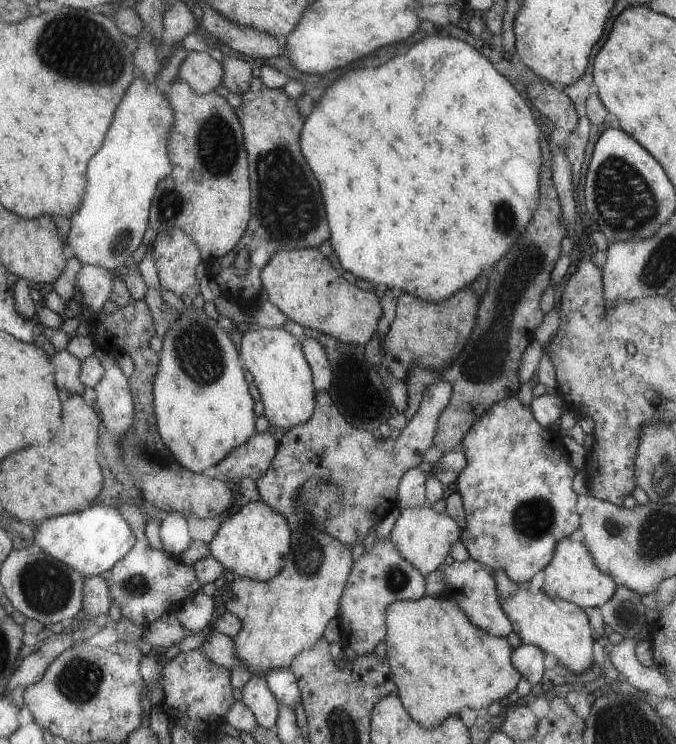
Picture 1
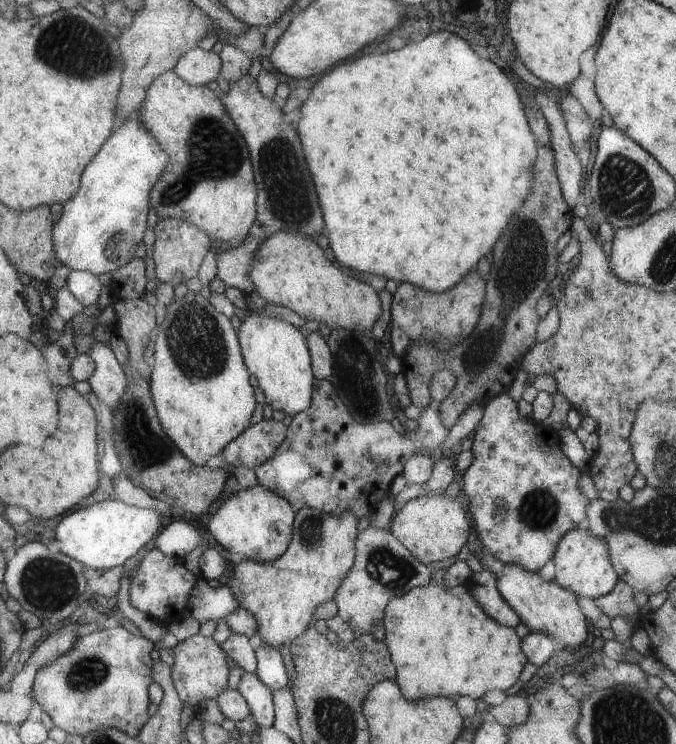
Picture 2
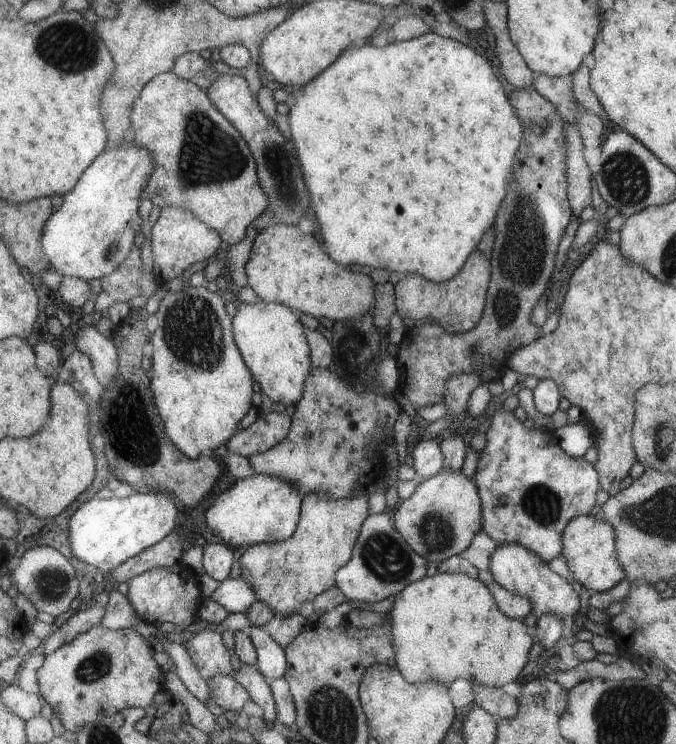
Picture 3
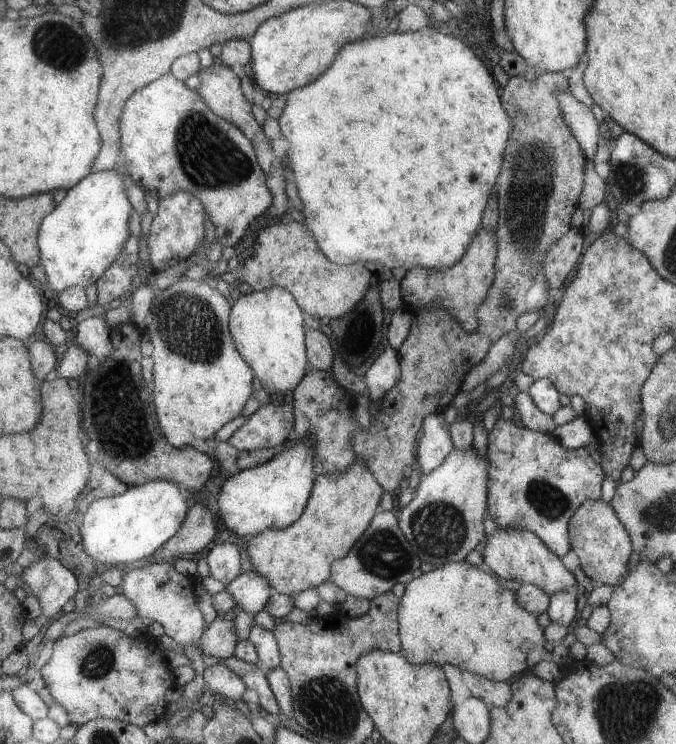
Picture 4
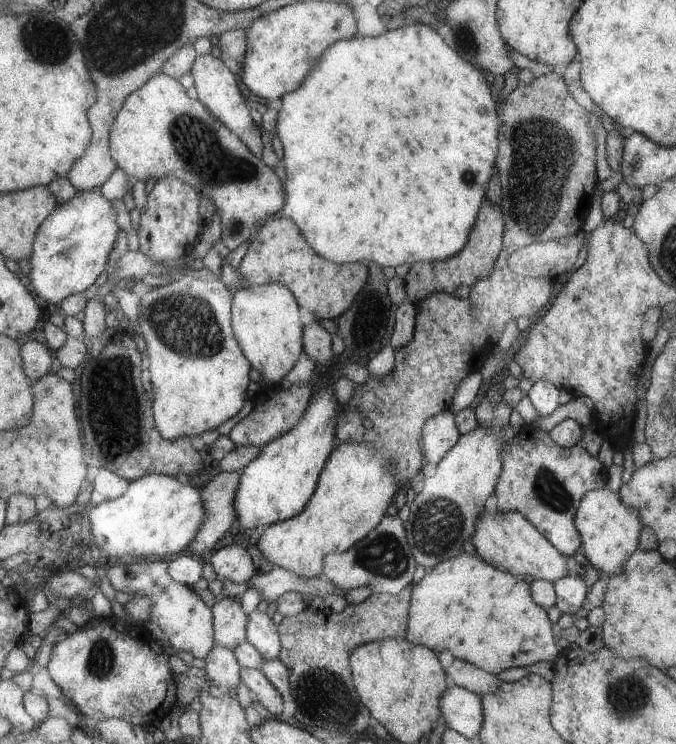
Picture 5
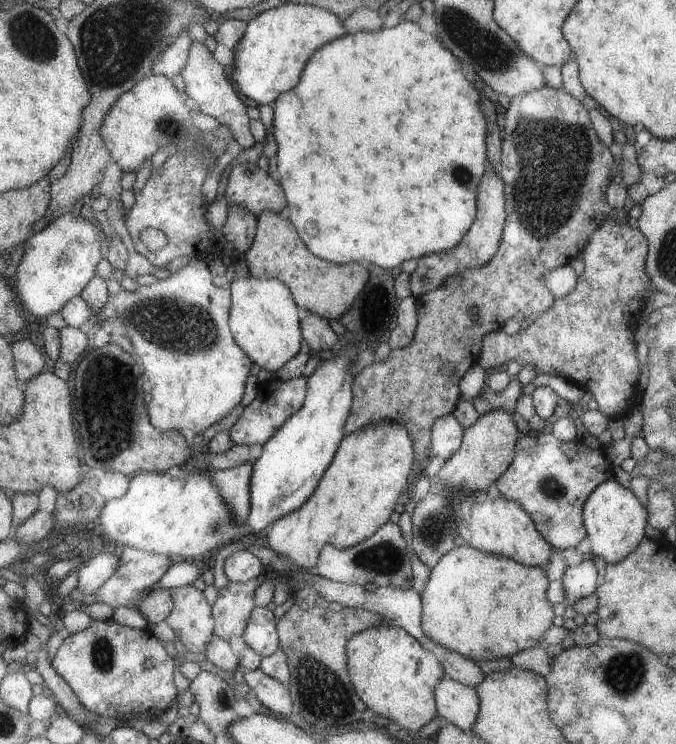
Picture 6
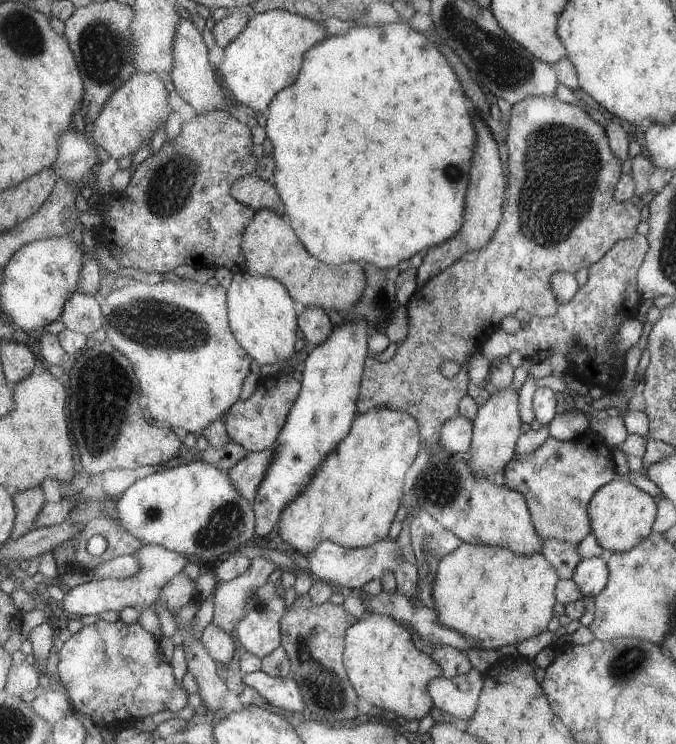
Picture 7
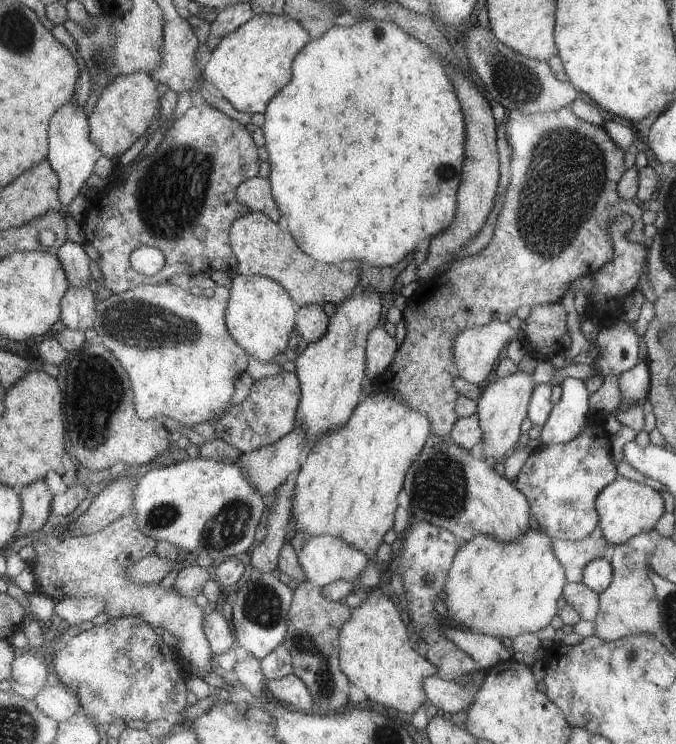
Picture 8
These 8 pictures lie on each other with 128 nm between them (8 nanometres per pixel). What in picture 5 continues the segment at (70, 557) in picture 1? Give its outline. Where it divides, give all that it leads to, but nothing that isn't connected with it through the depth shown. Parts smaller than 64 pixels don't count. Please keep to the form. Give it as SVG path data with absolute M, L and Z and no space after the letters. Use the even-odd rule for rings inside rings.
M157 473L145 474L137 480L130 481L127 490L121 496L103 500L103 502L93 504L88 508L86 517L90 524L91 548L94 552L101 550L105 556L118 558L127 554L132 556L151 556L154 554L160 558L169 559L172 556L182 554L182 551L189 546L189 542L195 538L195 534L201 528L203 505L199 492L200 490L196 490L188 483L179 483L174 476Z

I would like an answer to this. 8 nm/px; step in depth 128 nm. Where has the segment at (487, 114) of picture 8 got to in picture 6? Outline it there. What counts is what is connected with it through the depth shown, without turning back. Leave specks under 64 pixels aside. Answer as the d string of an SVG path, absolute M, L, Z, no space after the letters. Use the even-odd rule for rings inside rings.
M487 164L477 187L477 200L474 202L477 209L470 229L466 231L466 234L463 234L462 241L451 249L430 253L419 258L417 268L409 275L411 296L416 298L421 294L434 290L447 277L460 273L463 269L486 265L498 253L498 246L501 244L502 239L503 220L506 220L506 212L503 212L503 190L501 176L497 176L493 172L493 168Z

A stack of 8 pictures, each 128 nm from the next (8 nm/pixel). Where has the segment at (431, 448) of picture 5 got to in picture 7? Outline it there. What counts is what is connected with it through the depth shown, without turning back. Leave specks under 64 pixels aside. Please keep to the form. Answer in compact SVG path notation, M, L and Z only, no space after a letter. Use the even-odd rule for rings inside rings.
M461 415L449 418L443 422L439 430L439 441L436 447L443 447L449 454L465 452L469 449L471 441L472 420L465 420Z

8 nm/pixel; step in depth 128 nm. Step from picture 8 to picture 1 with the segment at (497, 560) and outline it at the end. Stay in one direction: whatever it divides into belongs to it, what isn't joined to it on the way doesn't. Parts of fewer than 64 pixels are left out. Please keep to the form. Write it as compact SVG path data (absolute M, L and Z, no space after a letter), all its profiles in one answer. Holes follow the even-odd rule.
M423 595L419 600L394 602L386 609L386 658L391 666L396 693L407 714L420 726L437 726L445 716L455 714L461 706L485 711L491 702L507 697L517 686L521 673L512 663L514 648L505 638L487 634L473 626L466 614L459 610L453 598Z

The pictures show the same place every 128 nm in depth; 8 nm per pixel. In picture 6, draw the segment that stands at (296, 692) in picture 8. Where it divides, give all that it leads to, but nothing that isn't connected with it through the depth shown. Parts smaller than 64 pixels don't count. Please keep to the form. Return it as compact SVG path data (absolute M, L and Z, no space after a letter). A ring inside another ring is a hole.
M260 669L244 672L244 680L259 703L276 716L287 716L291 712L293 696L289 686L266 676Z

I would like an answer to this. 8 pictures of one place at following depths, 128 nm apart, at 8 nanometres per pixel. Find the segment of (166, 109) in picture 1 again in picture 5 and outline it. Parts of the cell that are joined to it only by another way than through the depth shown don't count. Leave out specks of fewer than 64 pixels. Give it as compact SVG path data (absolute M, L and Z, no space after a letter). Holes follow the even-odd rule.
M100 190L76 191L75 196L59 204L38 226L28 260L31 268L25 278L33 294L45 300L47 305L57 305L69 294L82 293L106 268L109 250L113 248L119 228L115 224L113 202L103 197Z

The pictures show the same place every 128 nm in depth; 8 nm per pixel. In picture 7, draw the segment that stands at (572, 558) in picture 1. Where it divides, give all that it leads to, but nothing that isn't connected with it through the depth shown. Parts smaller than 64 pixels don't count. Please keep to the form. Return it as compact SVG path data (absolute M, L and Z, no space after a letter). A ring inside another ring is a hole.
M620 479L606 482L587 506L590 515L591 532L597 539L597 544L610 553L629 552L634 546L649 534L655 524L655 501L649 494Z

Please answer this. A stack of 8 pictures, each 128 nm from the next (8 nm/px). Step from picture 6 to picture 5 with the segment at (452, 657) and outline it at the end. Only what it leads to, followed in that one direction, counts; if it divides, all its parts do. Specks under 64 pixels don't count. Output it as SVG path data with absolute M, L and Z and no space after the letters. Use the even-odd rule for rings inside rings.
M453 660L445 673L450 684L466 688L479 696L493 694L500 683L496 675L487 674L487 671L462 660Z

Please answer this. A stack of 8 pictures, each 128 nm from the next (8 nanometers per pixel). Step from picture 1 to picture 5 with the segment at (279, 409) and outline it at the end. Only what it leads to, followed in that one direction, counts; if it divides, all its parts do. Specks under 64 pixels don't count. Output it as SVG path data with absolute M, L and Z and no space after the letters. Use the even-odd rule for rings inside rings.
M268 282L260 285L248 285L234 294L231 301L231 326L235 338L246 356L246 360L259 372L265 382L264 388L279 386L283 376L293 368L297 356L301 354L301 322L299 322L299 308L293 300L294 295L284 284Z

